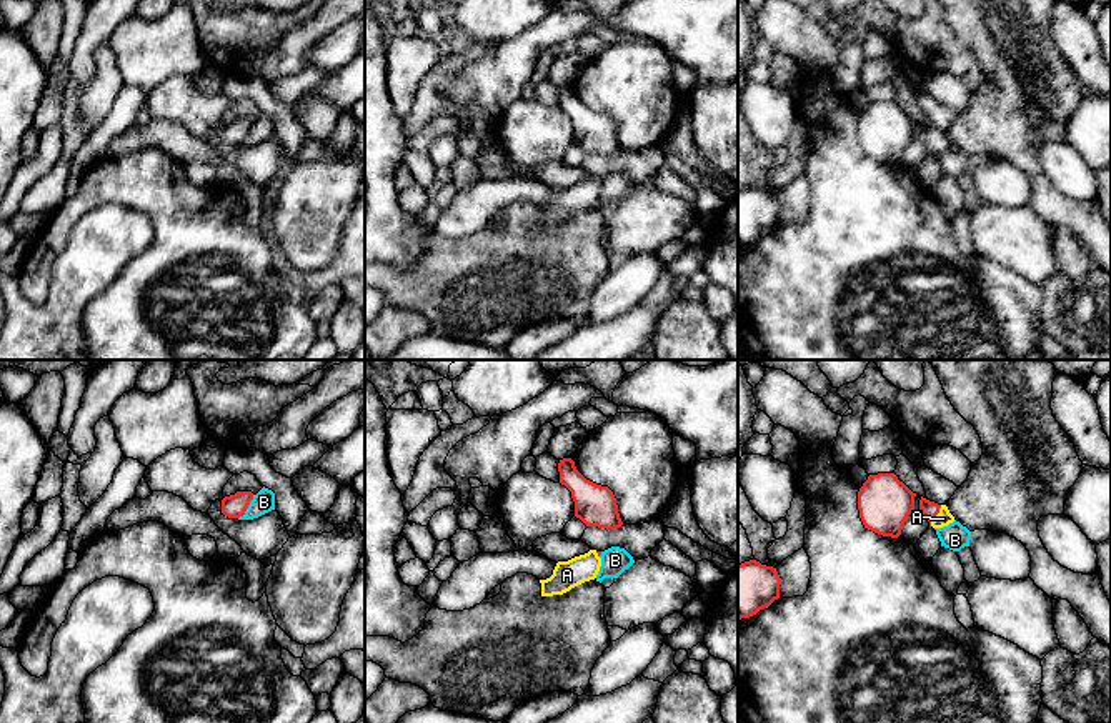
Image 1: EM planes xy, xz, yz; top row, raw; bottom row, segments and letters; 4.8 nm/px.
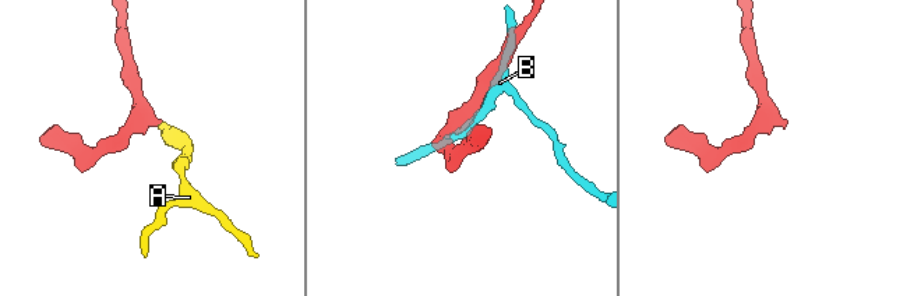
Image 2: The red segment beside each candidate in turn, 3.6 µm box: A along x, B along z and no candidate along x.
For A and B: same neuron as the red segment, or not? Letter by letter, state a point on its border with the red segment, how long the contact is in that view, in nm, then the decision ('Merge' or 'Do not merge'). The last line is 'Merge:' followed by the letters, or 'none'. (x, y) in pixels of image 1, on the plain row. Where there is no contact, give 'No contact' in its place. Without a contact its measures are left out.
A: Touches red at yz (936, 140). Shared border 120 nm. Merge
B: Touches red at xy (247, 134). Shared border 140 nm. Do not merge
Merge: A

